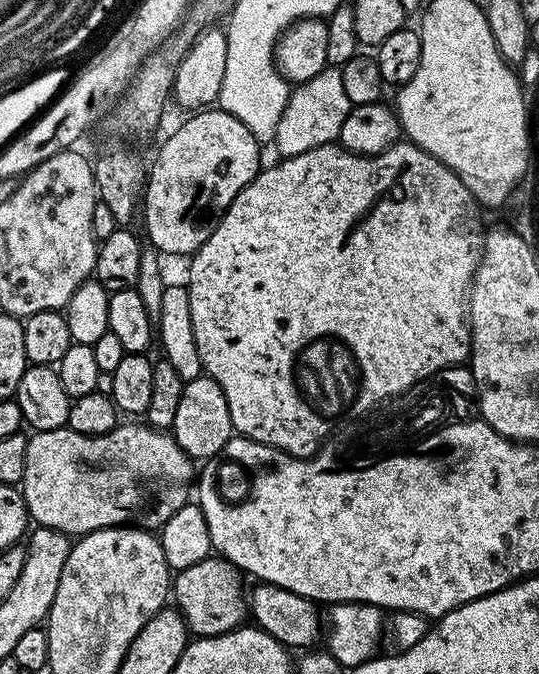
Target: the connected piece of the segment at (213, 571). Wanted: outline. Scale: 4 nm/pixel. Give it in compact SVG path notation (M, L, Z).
M219 554L207 556L202 562L194 562L194 566L186 566L175 573L174 604L193 637L220 636L245 623L250 604L243 579L240 569Z

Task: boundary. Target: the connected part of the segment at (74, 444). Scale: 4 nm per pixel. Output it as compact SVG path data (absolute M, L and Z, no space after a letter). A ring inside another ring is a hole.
M144 422L128 423L132 424L121 423L104 436L83 436L65 426L45 432L33 431L27 437L22 491L29 517L39 527L53 528L72 538L79 538L87 532L92 532L94 492L132 492L132 494L114 494L114 496L118 500L120 496L128 496L128 500L132 500L130 510L138 513L139 523L148 530L159 529L174 514L178 514L178 510L182 510L184 504L189 503L188 491L191 488L193 491L194 488L192 457L180 449L176 437L167 431L157 430Z

